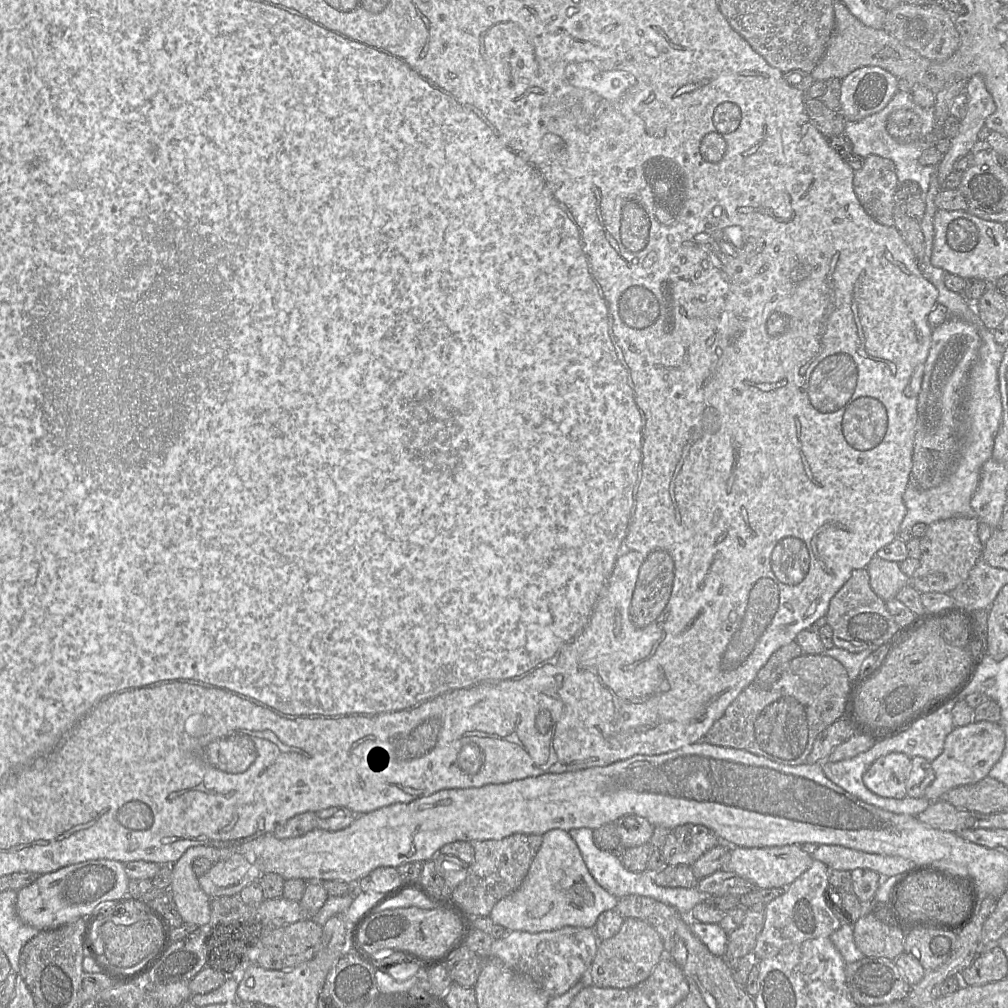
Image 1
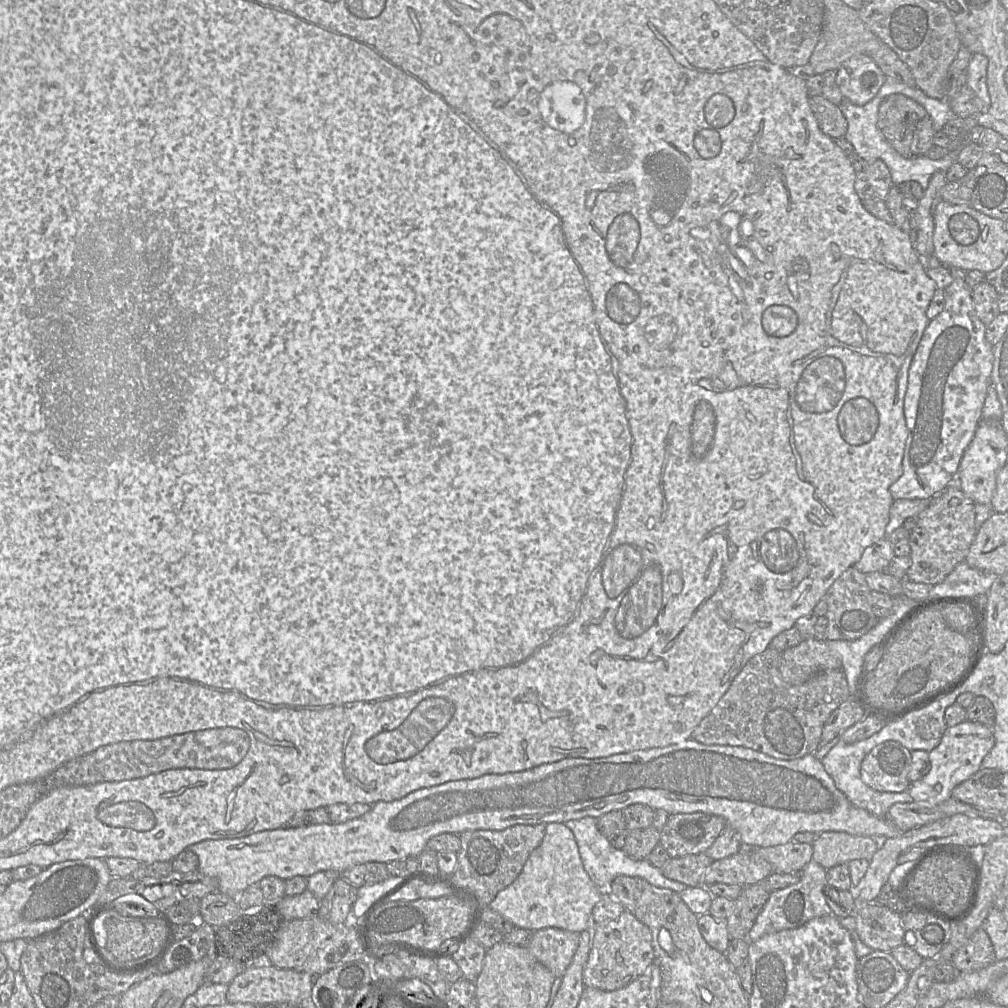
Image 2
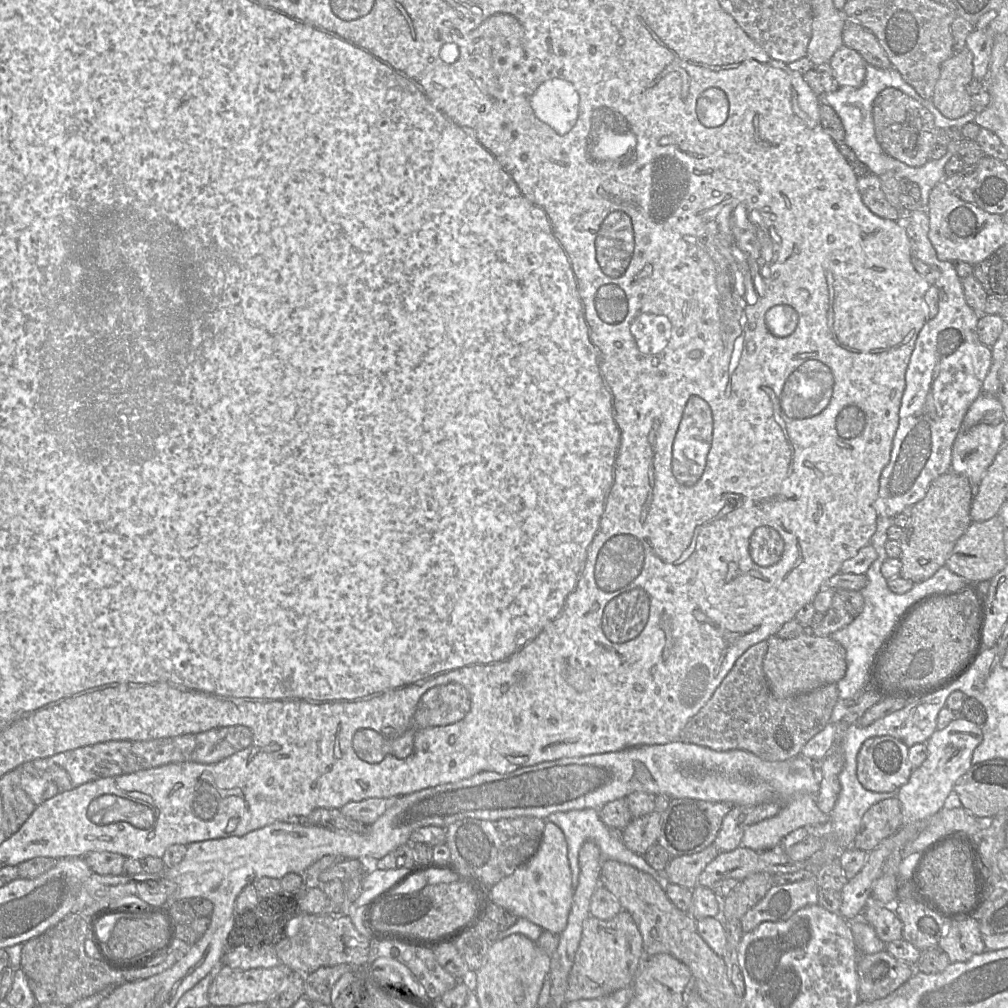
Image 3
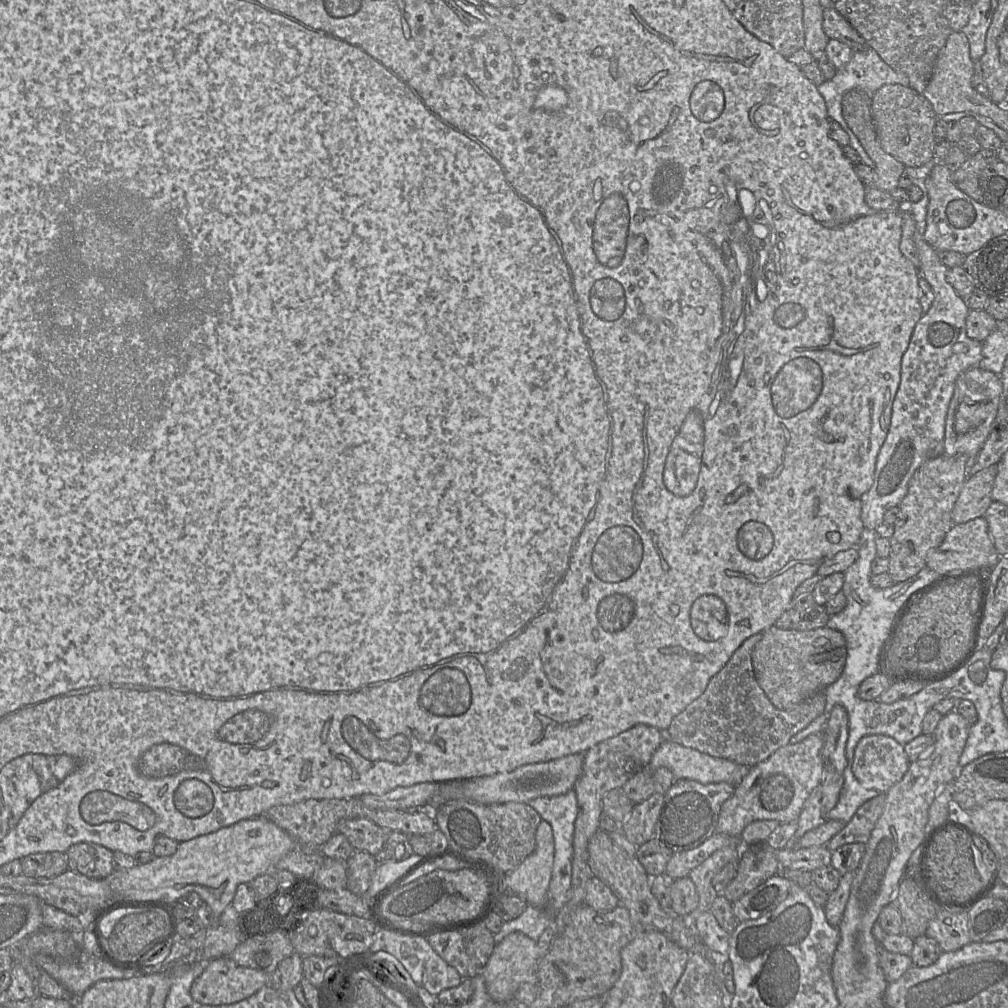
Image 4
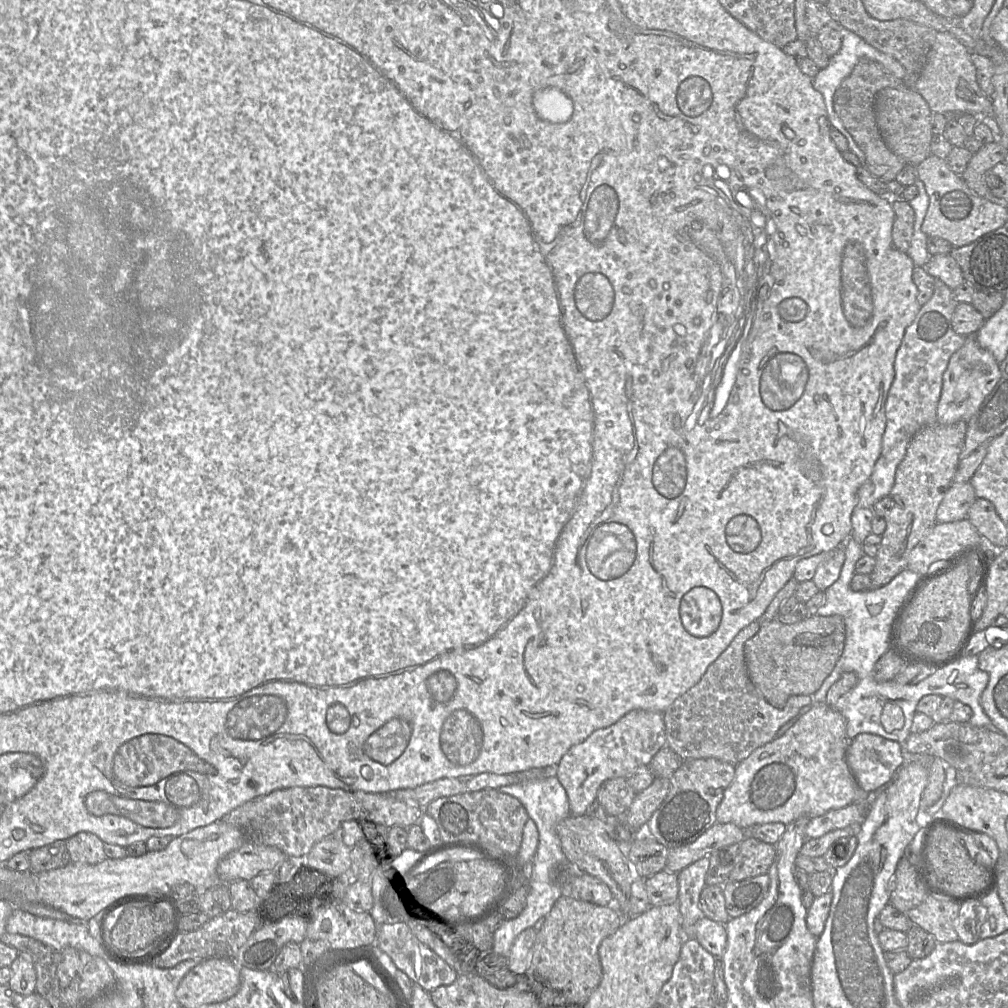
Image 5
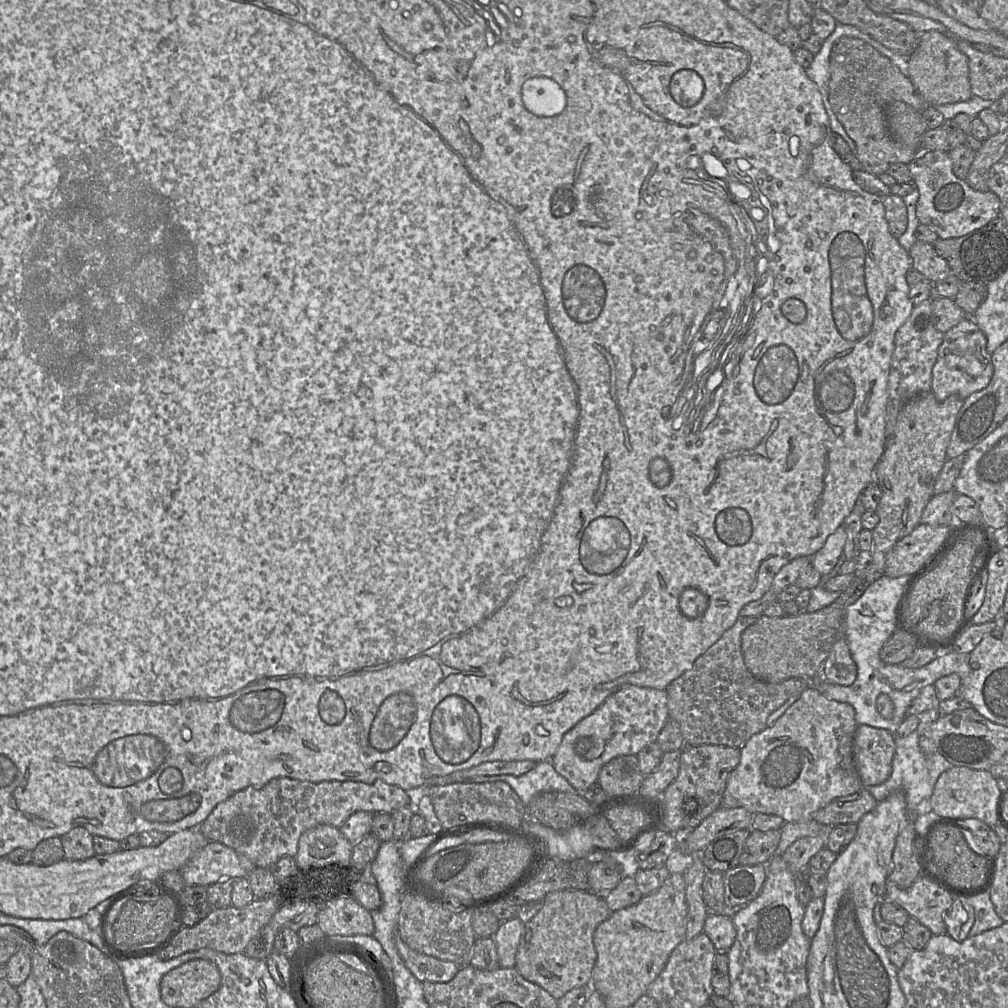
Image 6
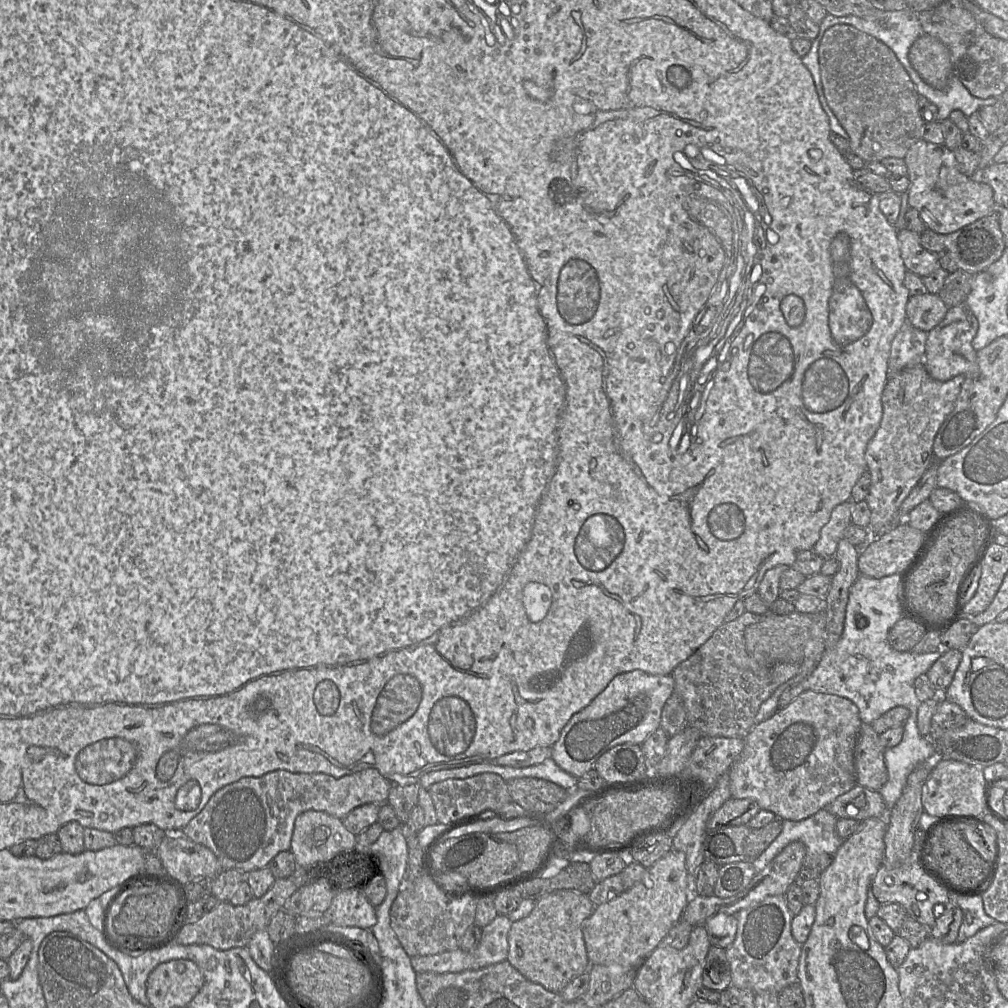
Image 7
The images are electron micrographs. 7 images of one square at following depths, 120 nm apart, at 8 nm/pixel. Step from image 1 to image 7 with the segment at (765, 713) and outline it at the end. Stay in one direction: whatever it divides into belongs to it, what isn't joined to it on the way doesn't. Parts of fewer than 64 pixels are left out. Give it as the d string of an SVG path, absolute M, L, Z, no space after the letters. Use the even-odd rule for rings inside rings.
M745 611L738 618L723 623L703 645L689 658L676 666L672 672L675 681L674 692L683 701L687 714L687 726L698 729L702 736L744 739L755 726L755 717L761 704L780 685L799 673L800 664L798 663L760 664L747 653L744 631L747 626L761 620L762 615L764 614Z

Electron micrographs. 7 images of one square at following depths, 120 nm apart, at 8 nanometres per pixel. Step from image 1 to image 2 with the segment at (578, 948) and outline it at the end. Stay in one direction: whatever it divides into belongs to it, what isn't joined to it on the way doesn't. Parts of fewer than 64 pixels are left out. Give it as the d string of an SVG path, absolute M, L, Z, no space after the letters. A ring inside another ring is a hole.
M544 928L532 933L525 945L531 955L560 979L579 944L580 933L558 928Z

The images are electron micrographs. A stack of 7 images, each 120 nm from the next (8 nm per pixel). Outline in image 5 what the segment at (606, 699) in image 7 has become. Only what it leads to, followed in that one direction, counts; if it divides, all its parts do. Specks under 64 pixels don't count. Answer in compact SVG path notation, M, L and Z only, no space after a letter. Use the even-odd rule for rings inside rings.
M632 710L613 725L594 731L586 740L572 746L556 765L556 776L564 786L572 815L586 814L597 799L601 784L609 779L631 776L639 767L648 766L655 754L667 745L663 713L647 710Z

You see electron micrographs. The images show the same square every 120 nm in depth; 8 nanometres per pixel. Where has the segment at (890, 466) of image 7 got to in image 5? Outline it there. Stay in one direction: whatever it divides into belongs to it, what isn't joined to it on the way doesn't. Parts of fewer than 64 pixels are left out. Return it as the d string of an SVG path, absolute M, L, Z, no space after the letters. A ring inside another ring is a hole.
M958 421L951 425L936 423L919 431L911 440L905 457L895 474L895 482L890 492L893 507L883 517L885 532L875 556L875 566L870 573L870 590L888 584L896 575L907 569L911 550L935 526L937 509L952 486L960 454L965 443L967 424Z

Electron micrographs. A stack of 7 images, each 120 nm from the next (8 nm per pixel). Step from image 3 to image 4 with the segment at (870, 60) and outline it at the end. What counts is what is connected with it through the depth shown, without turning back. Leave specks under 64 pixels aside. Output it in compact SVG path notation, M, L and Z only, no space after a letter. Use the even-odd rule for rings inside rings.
M823 8L822 26L829 39L841 41L852 51L862 51L869 47L859 33L834 8Z

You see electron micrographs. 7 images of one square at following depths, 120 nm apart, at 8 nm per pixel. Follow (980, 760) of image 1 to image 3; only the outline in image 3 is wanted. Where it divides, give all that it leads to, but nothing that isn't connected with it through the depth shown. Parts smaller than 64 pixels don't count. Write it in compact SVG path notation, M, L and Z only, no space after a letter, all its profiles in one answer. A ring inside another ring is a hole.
M957 715L944 729L936 730L927 741L927 757L923 764L914 769L906 784L897 790L897 799L901 802L903 824L911 824L928 819L944 808L954 785L972 766L972 754L981 743L983 733L981 727Z

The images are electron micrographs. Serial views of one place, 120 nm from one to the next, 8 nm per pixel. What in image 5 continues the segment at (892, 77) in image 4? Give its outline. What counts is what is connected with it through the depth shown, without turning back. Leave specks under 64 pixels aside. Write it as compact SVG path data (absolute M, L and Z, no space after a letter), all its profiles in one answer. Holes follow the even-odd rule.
M841 28L841 40L842 40L842 44L840 50L835 55L830 57L827 67L819 70L818 74L813 79L813 87L823 95L824 103L826 106L828 119L830 121L831 127L837 129L845 136L845 138L848 141L849 150L852 151L858 157L860 164L864 165L866 159L864 152L857 145L852 135L846 130L842 121L834 111L834 107L833 107L834 93L838 88L838 86L841 84L841 82L851 74L855 65L861 59L868 59L880 63L884 68L890 71L895 77L901 80L903 80L905 76L905 70L903 66L893 57L878 51L877 49L869 45L867 42L865 42L861 37L859 37L858 35L856 35L855 33L851 32L846 28Z

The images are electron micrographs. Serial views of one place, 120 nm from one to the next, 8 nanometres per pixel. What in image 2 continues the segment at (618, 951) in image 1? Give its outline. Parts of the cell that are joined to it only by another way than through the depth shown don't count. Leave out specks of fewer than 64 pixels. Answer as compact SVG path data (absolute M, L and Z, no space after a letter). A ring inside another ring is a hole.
M624 910L615 920L593 926L591 948L583 971L585 988L614 991L643 975L654 963L650 929Z

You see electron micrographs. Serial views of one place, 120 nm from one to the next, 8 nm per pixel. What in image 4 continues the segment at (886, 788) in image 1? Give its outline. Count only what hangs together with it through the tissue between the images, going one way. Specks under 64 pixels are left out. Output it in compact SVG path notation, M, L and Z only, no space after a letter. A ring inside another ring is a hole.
M867 735L855 748L852 770L864 788L886 793L901 781L910 763L904 746L894 738Z

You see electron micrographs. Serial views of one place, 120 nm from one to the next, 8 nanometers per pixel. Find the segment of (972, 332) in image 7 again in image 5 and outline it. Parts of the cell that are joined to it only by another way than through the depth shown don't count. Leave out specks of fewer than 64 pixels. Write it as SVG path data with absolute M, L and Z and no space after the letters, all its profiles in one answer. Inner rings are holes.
M975 336L966 337L963 346L950 357L943 373L937 407L937 423L941 425L951 425L958 421L967 423L1000 379L999 364L994 356L978 344Z

